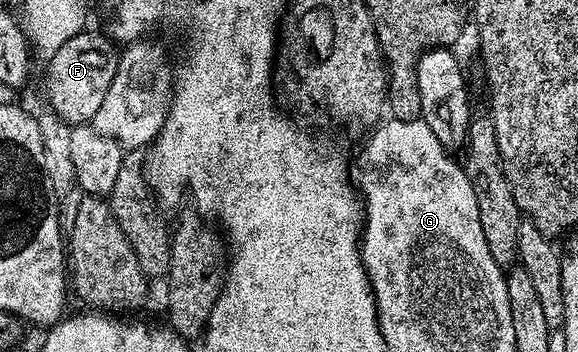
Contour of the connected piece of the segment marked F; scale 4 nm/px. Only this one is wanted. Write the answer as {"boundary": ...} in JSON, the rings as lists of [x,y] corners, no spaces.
{"boundary":[[[84,31],[73,35],[46,62],[47,65],[47,101],[49,109],[71,127],[94,122],[101,102],[105,100],[105,91],[115,78],[115,69],[119,66],[116,50],[111,50],[113,41],[106,32],[90,33]]]}

